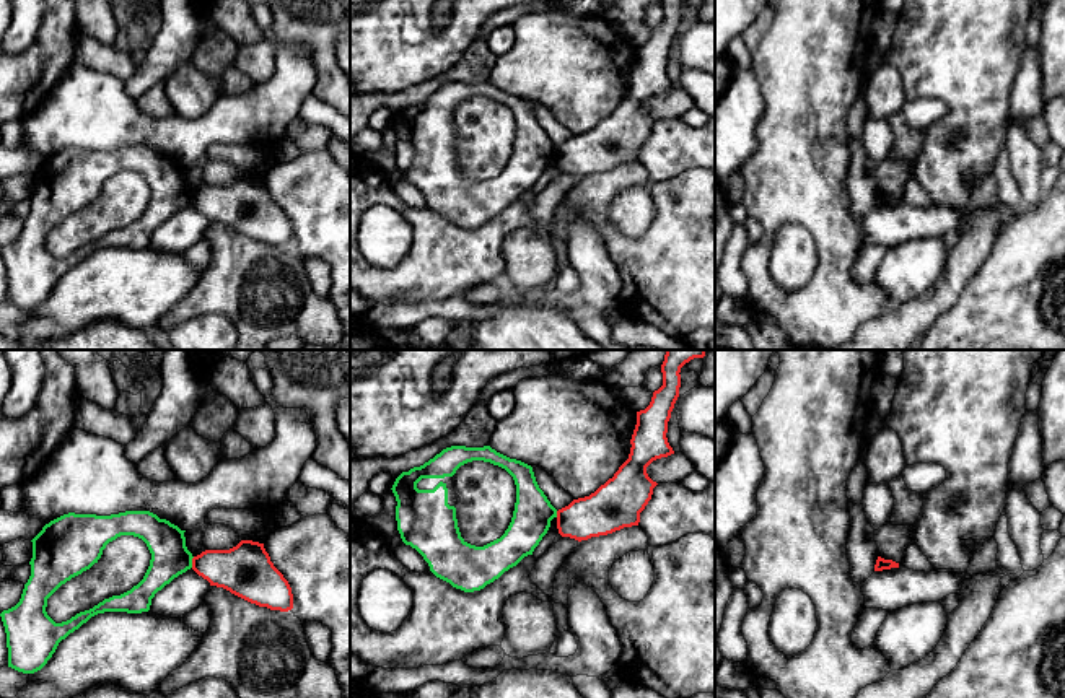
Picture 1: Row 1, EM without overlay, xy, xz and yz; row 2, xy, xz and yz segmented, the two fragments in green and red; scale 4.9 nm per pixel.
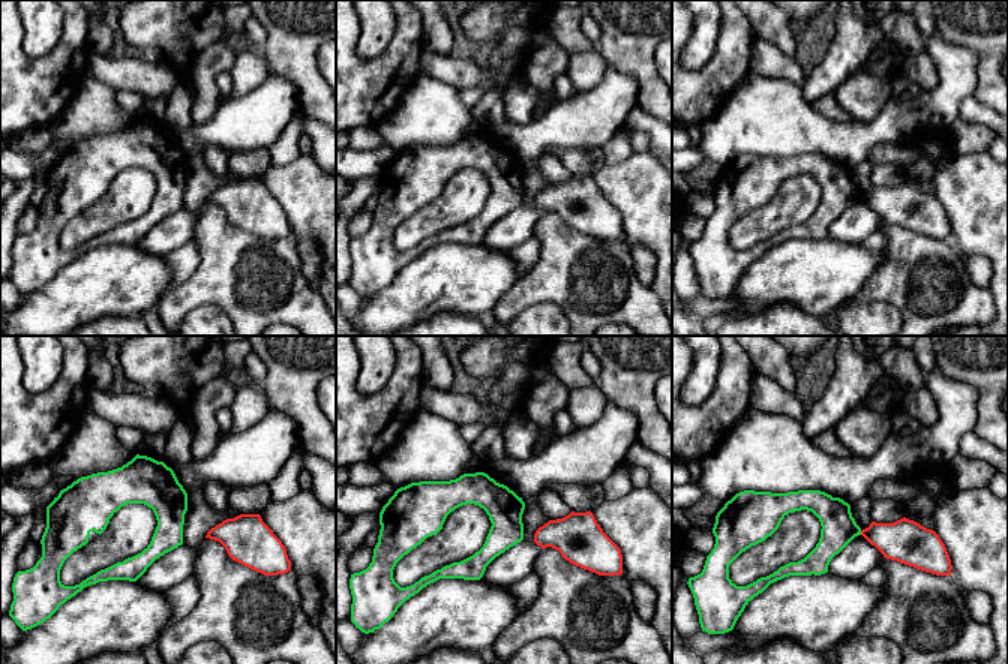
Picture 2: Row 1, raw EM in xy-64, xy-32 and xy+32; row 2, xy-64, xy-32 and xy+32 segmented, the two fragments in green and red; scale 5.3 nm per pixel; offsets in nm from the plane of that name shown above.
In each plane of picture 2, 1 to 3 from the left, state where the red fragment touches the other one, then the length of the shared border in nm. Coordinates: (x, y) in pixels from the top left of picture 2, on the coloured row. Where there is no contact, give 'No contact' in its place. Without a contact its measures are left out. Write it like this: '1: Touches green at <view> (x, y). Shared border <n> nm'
1: No contact
2: No contact
3: Touches green at xy+32 (860, 532). Shared border 30 nm

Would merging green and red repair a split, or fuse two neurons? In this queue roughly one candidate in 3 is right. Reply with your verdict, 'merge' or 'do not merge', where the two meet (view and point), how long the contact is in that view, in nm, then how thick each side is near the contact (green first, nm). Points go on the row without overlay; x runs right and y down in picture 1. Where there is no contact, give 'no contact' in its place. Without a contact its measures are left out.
do not merge; contact xy (191, 197); length 60 nm; calibres 190 and 240 nm

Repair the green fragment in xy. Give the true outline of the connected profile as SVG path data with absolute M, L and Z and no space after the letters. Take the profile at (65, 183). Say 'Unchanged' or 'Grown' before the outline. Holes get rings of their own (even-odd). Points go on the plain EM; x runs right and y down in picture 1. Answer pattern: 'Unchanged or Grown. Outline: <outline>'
Unchanged. Outline: M150 146L111 151L68 148L46 159L31 176L31 212L20 238L0 249L8 303L23 309L41 306L59 278L98 249L148 247L155 229L192 203L194 192L186 182L184 168ZM121 171L134 171L147 179L151 195L143 215L130 226L55 259L46 247L47 234L98 198L106 181Z

